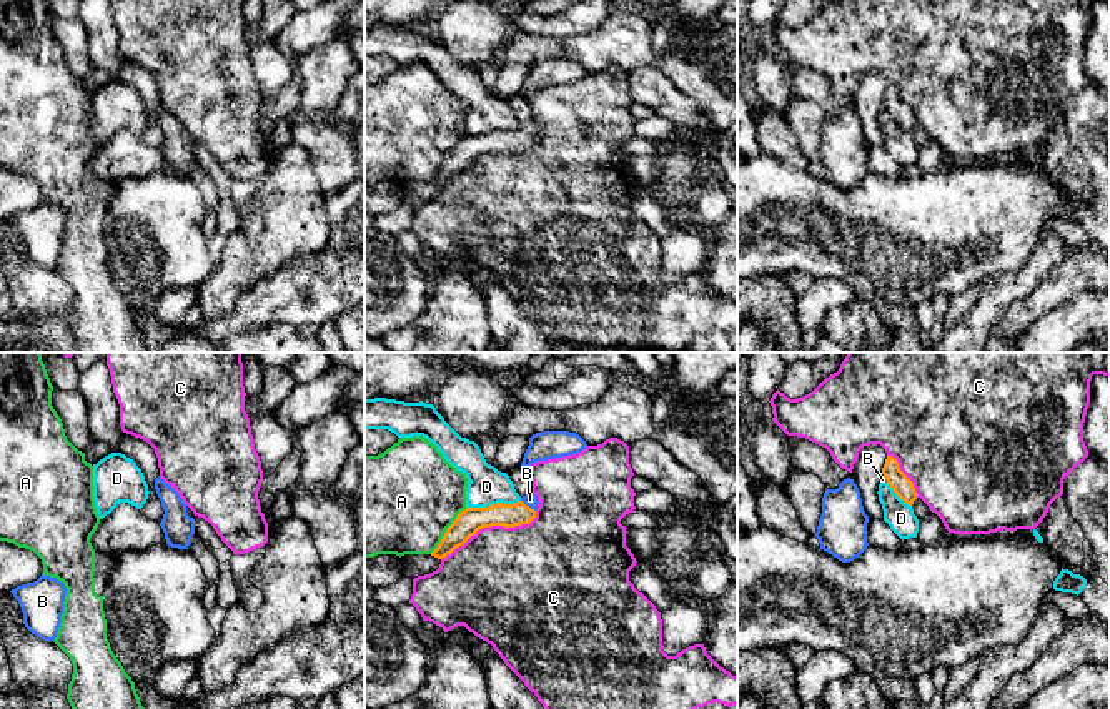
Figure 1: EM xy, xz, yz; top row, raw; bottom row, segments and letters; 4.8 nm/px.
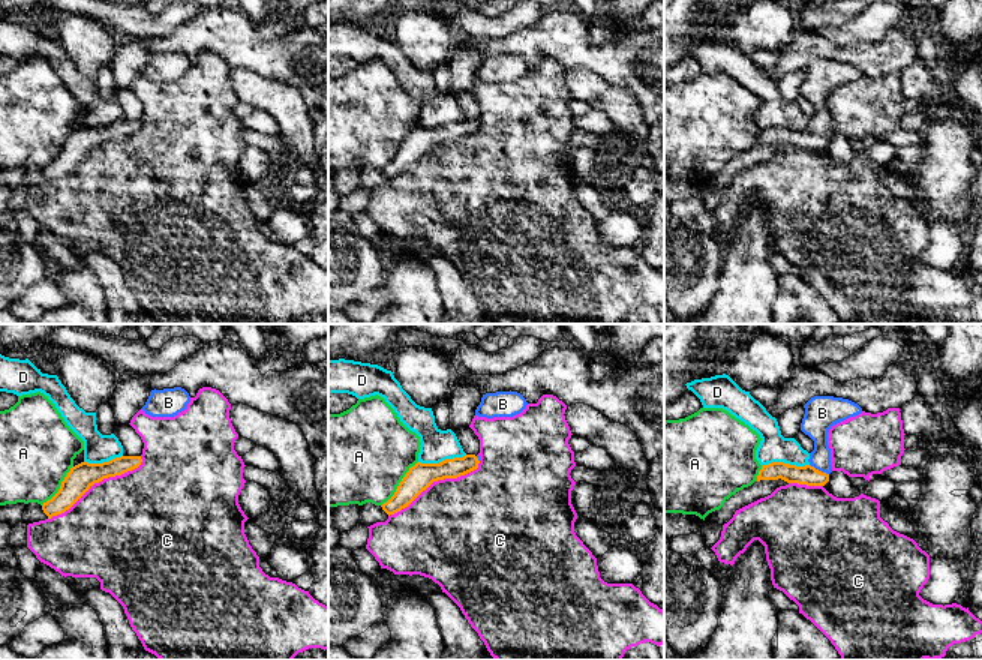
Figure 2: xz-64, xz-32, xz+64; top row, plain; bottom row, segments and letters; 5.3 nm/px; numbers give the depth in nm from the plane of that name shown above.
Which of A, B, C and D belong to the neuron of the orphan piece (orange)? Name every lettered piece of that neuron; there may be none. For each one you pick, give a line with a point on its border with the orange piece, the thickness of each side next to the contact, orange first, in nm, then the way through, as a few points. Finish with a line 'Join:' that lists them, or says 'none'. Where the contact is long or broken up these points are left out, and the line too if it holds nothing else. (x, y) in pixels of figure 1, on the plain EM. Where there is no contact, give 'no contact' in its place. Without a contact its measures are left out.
B: contact xz (528, 133); calibres 110 and 70 nm; way xz (496, 142), (516, 142), (528, 133), (530, 127)
Join: B

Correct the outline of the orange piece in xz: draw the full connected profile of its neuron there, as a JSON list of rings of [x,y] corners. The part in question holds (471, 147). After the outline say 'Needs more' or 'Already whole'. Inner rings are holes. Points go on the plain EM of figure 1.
[[[529,120],[514,131],[498,130],[488,135],[466,135],[446,156],[441,170],[431,180],[431,183],[438,186],[446,185],[483,155],[514,155],[529,151],[536,145],[538,131],[538,123],[534,120]]]. Needs more

